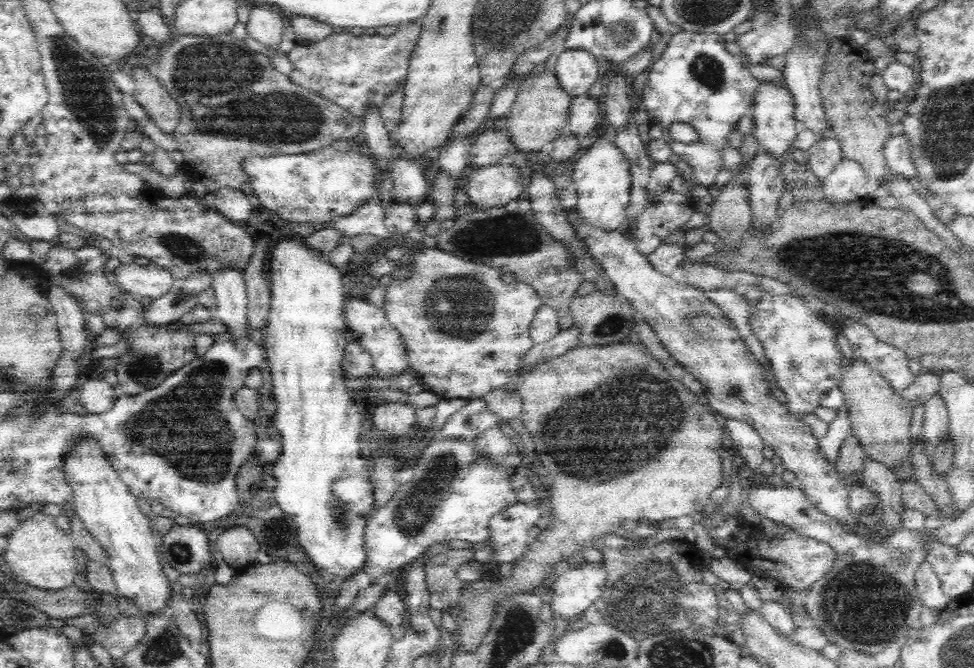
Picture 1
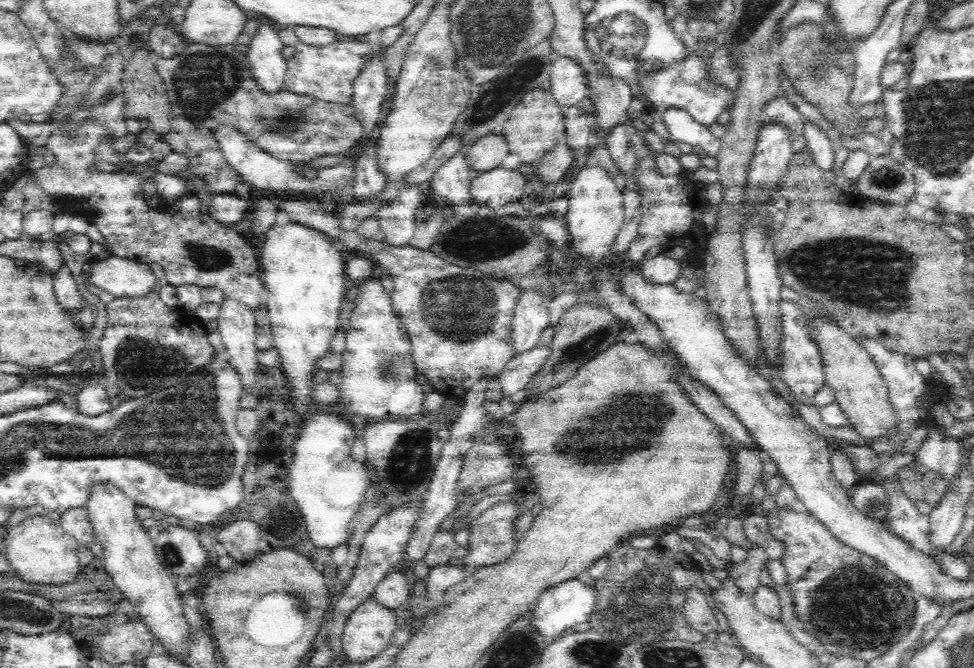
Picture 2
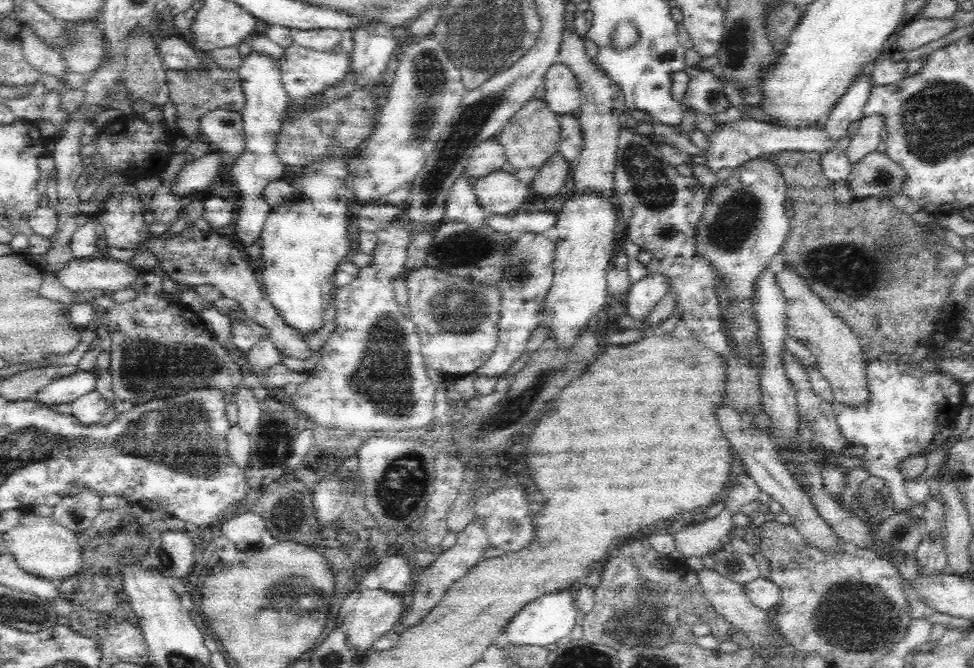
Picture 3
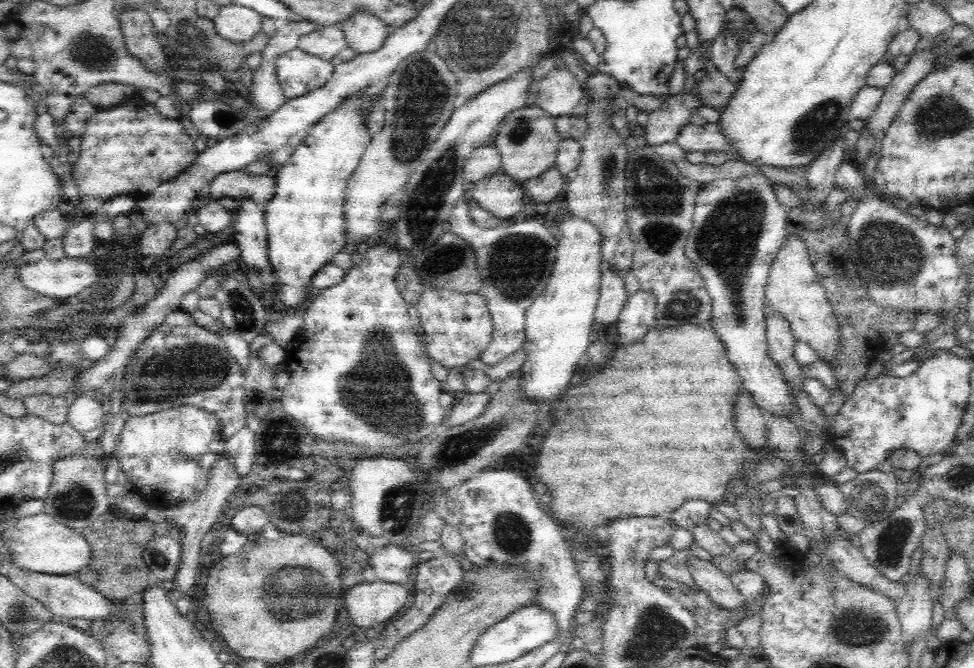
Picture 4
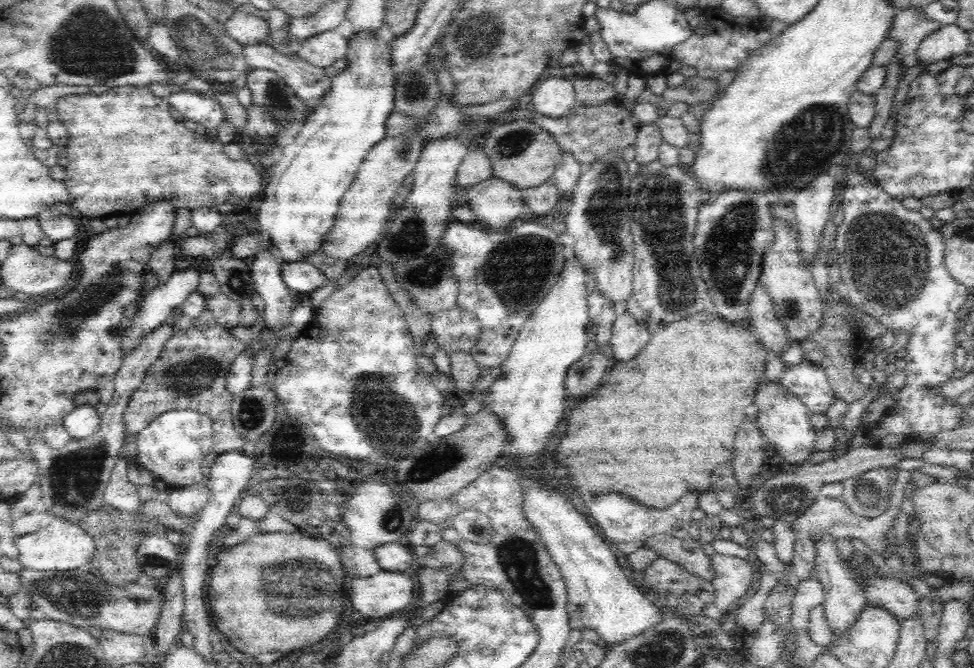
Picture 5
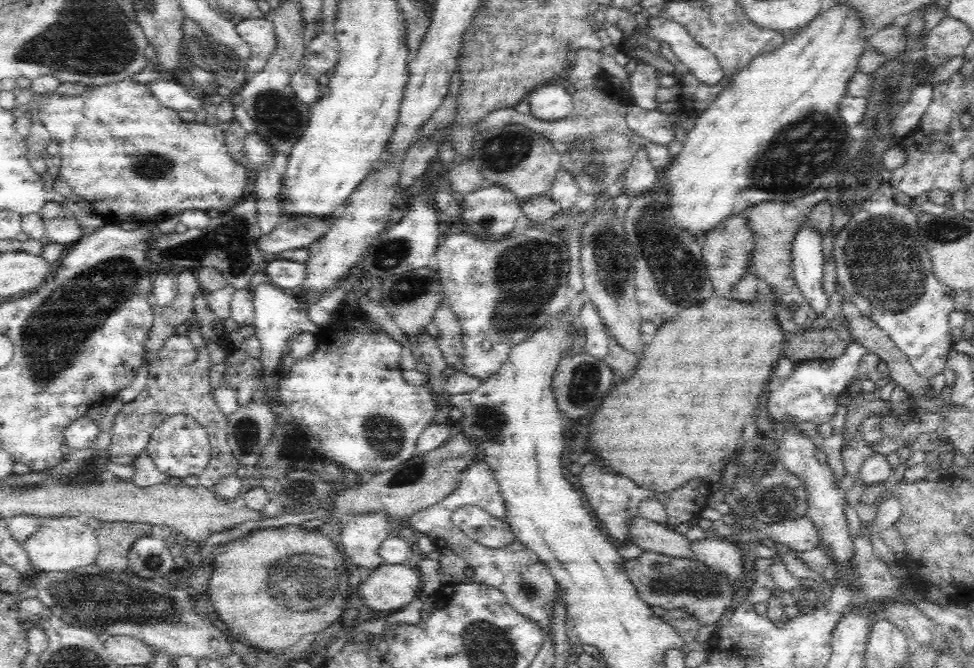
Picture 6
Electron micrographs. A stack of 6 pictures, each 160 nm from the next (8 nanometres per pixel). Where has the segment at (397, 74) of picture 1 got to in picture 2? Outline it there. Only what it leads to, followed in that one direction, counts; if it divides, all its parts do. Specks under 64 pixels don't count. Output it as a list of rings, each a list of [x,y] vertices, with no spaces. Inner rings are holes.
[[[334,41],[325,47],[308,46],[298,43],[294,47],[294,54],[286,59],[287,69],[284,79],[285,88],[293,94],[304,95],[323,102],[347,104],[353,95],[354,78],[360,74],[360,68],[368,62],[368,56],[382,45],[349,41]]]

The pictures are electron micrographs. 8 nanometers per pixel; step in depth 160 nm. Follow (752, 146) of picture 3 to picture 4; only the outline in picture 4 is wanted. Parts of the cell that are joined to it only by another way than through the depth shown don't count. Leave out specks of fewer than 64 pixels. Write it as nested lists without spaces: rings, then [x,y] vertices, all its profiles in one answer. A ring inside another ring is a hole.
[[[687,123],[681,127],[675,142],[684,153],[707,153],[710,150],[727,152],[727,142],[725,142],[725,137],[717,128],[717,124],[707,123],[705,126],[693,126]]]

